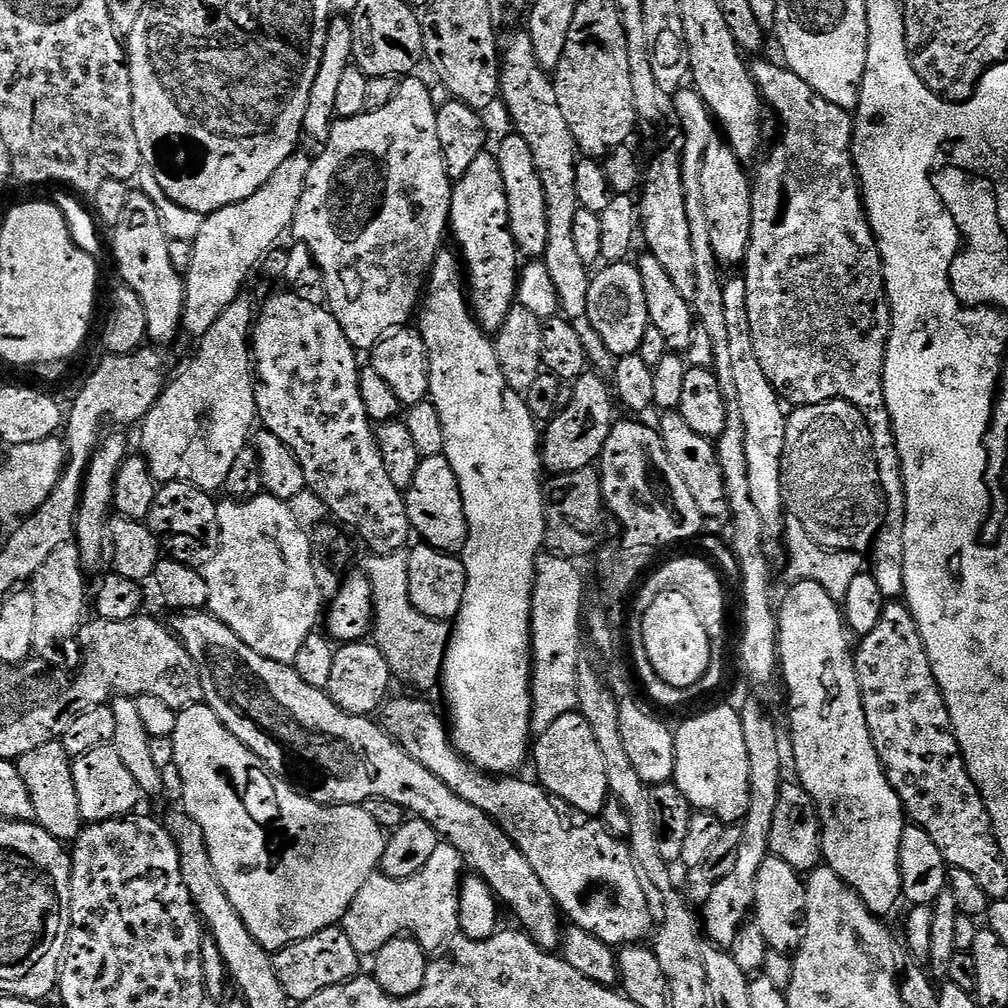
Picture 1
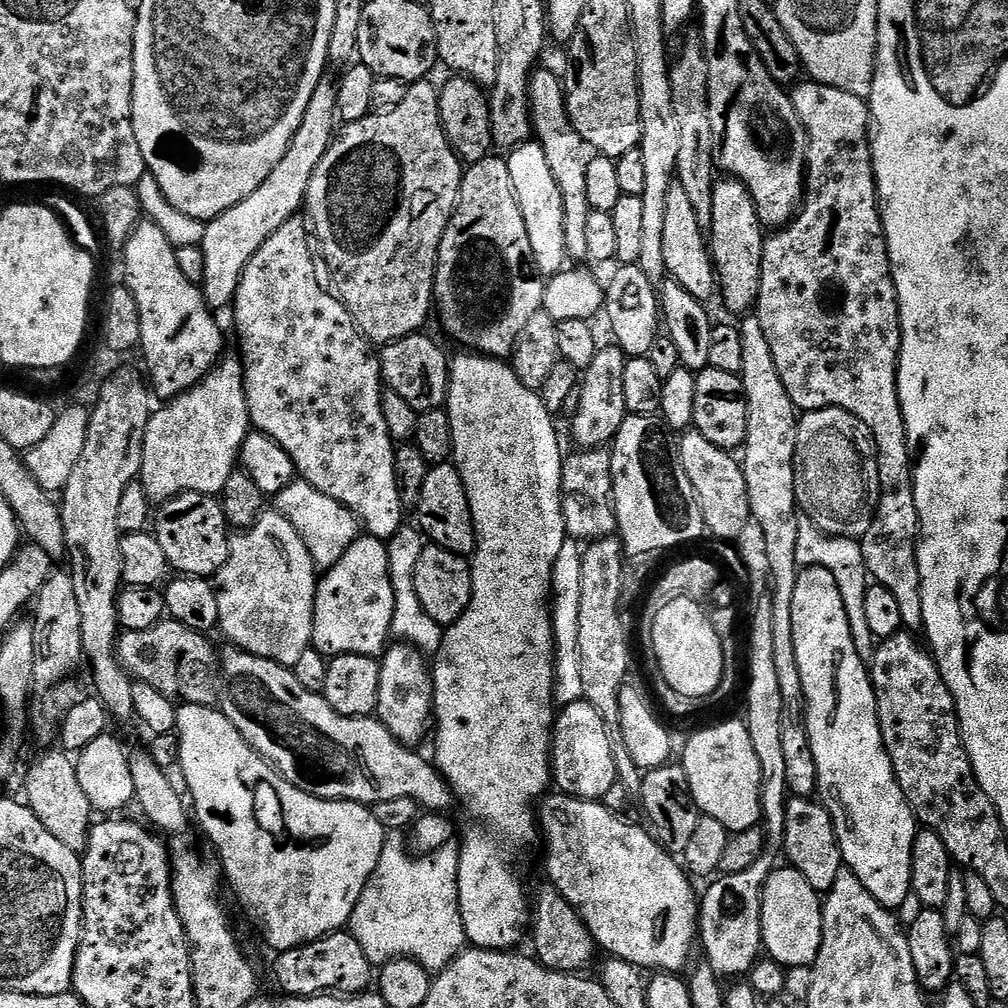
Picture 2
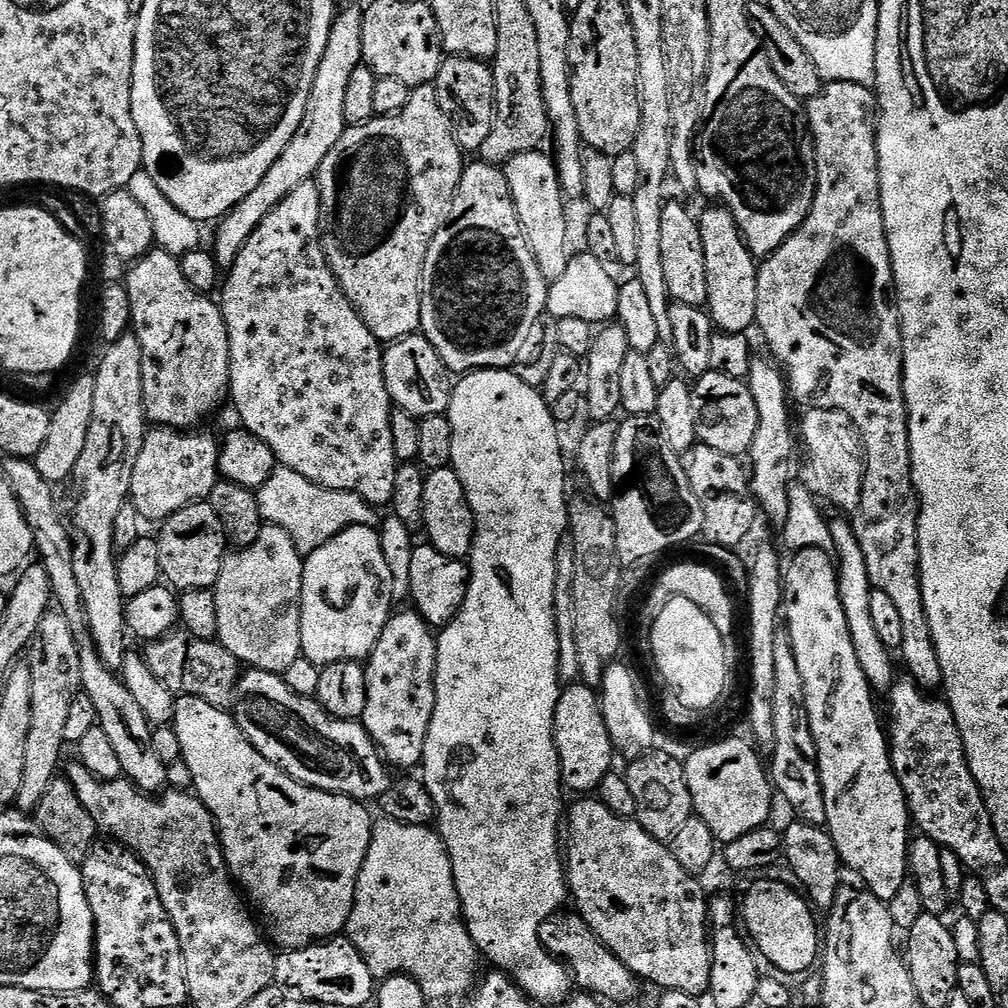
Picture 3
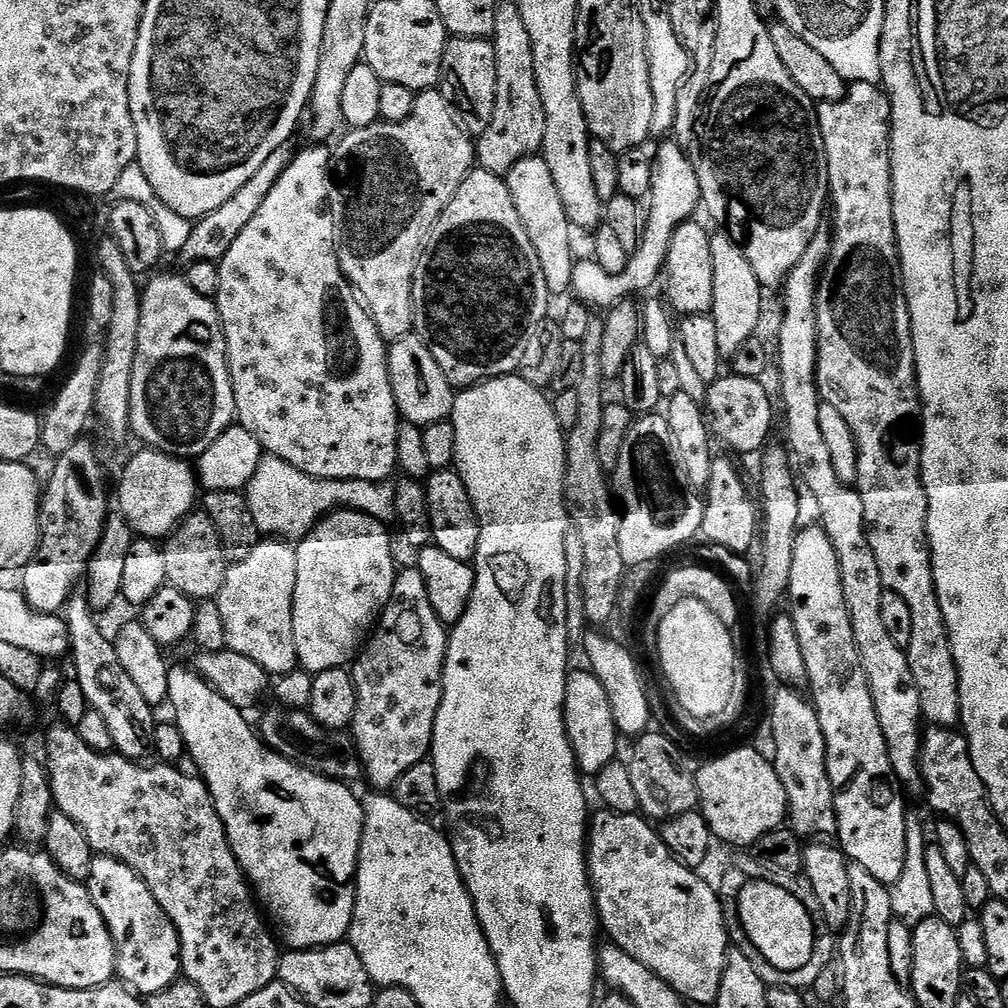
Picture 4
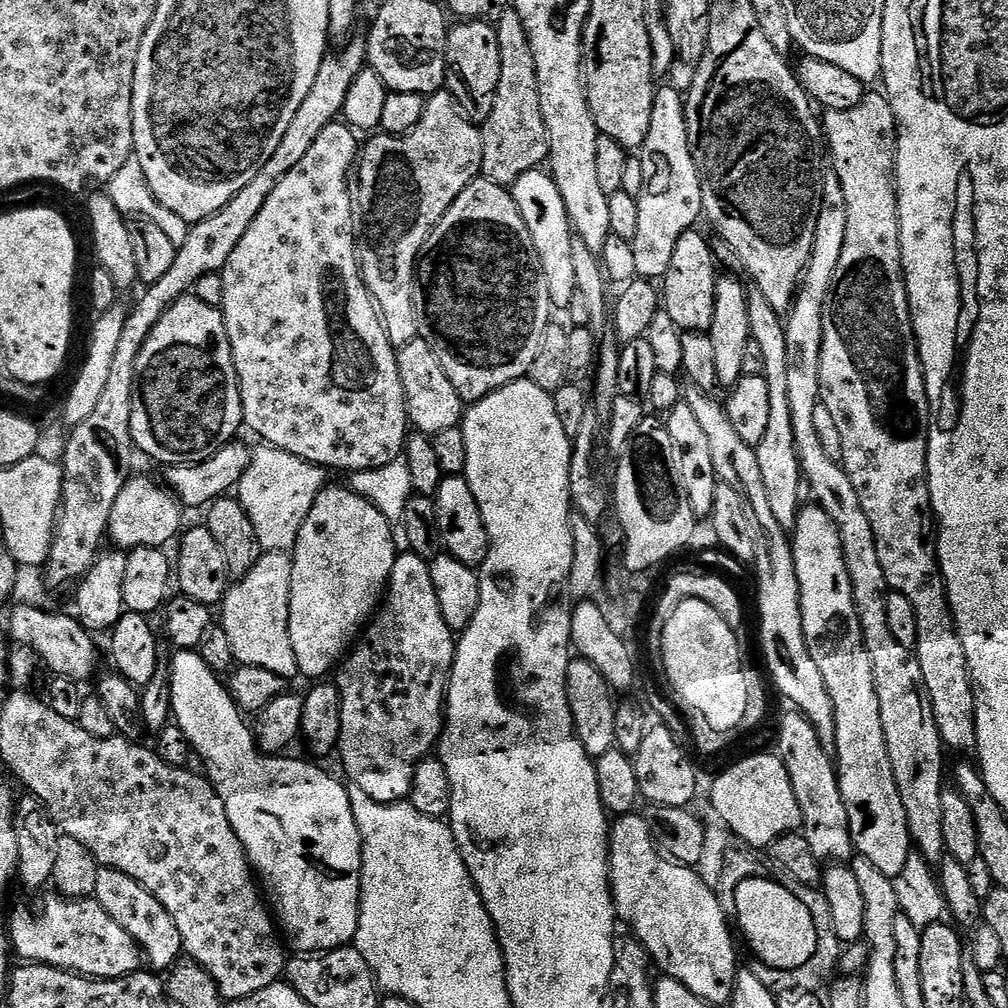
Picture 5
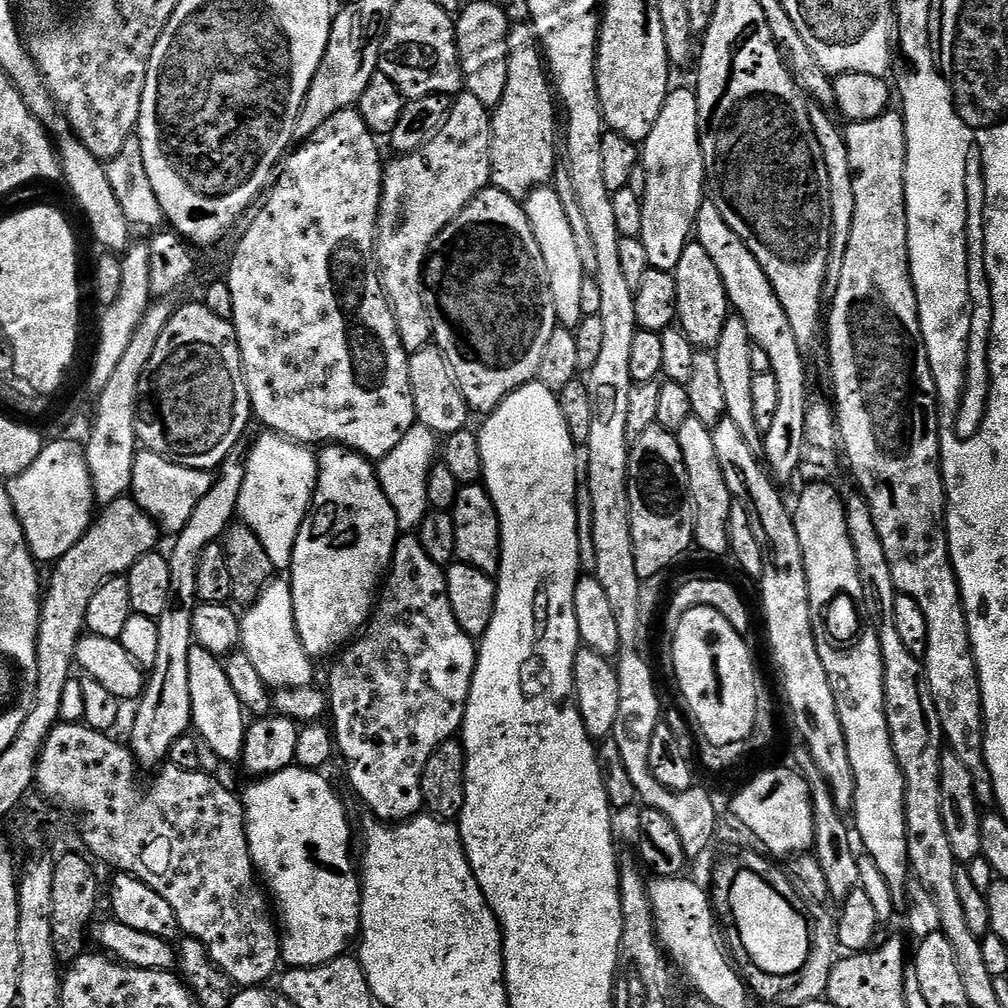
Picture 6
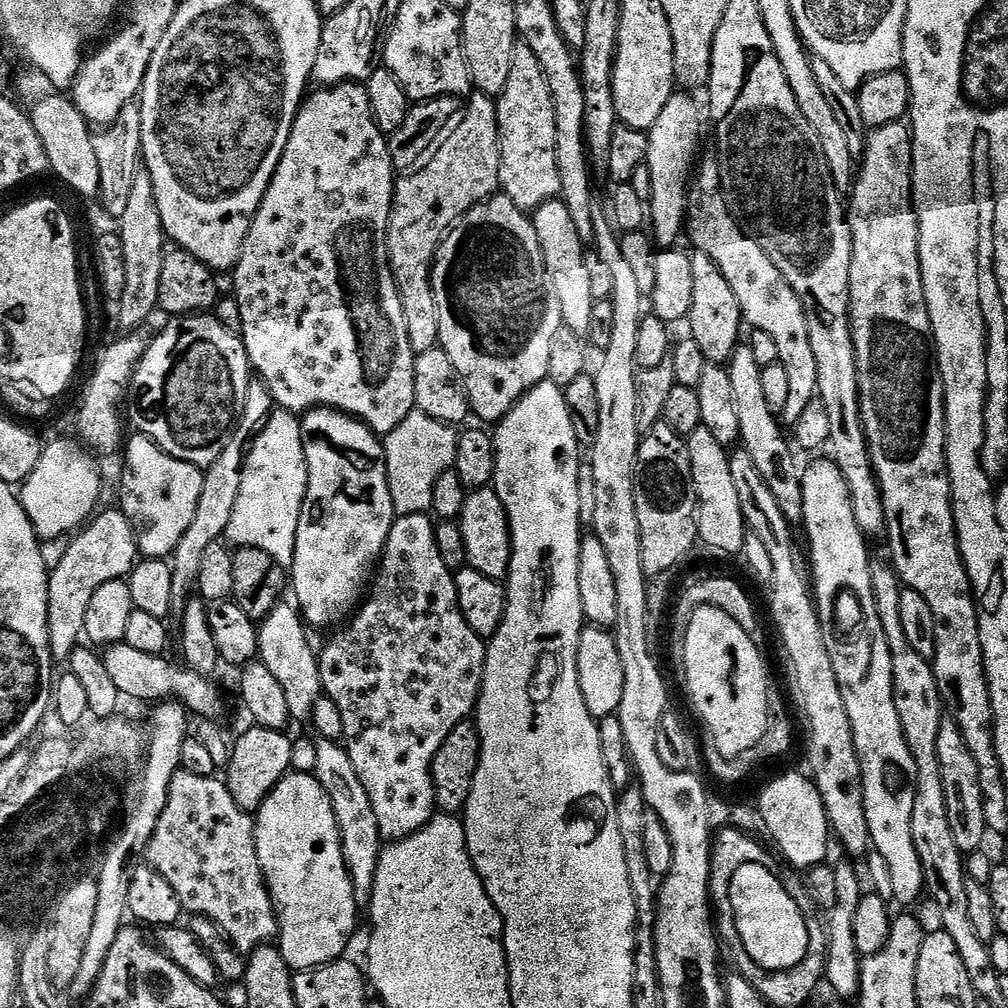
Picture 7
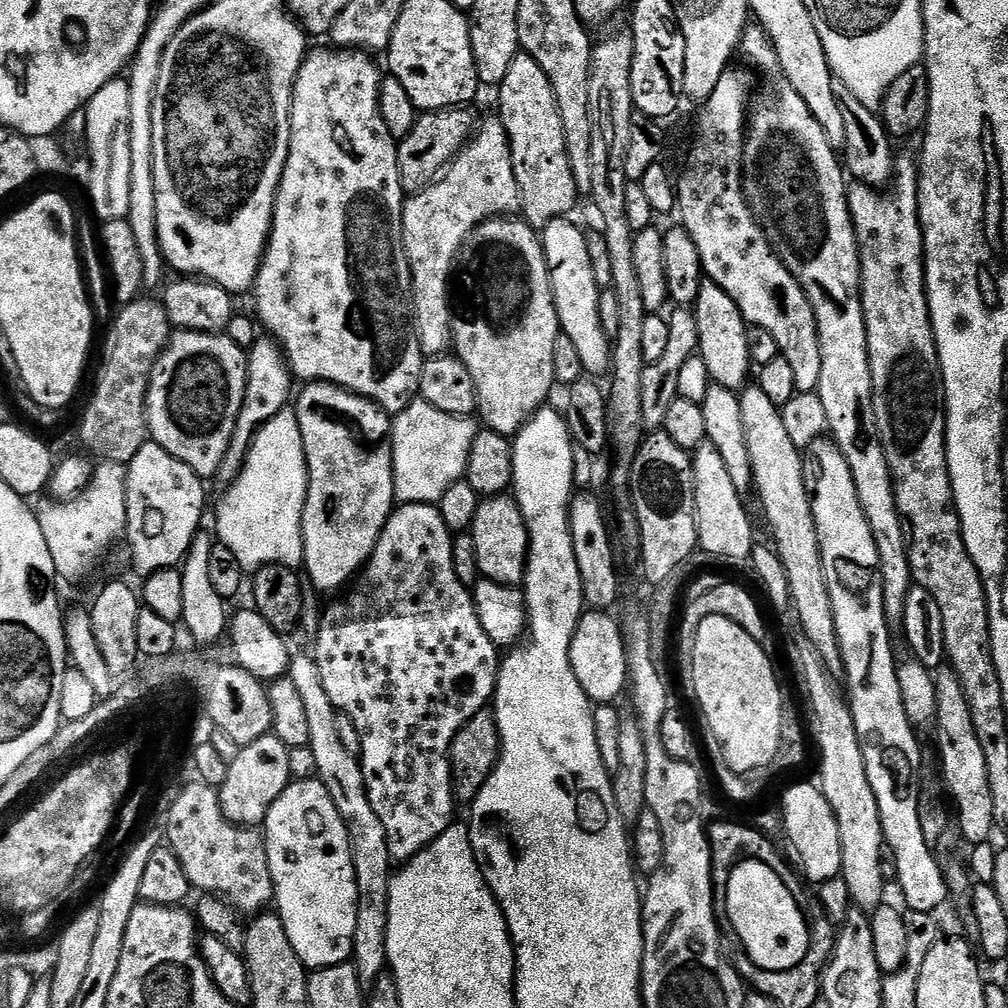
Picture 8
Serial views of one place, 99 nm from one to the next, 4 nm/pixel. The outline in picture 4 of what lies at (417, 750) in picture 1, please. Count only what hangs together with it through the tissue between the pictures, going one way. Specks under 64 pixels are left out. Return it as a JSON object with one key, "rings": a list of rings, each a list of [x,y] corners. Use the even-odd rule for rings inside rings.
{"rings":[[[603,815],[591,817],[587,853],[588,874],[596,894],[596,911],[602,917],[606,936],[608,932],[607,939],[642,962],[642,966],[654,970],[654,974],[665,980],[685,1001],[715,1005],[730,951],[717,889],[713,885],[711,888],[700,877],[699,871],[676,859],[662,842],[659,831],[643,815]]]}

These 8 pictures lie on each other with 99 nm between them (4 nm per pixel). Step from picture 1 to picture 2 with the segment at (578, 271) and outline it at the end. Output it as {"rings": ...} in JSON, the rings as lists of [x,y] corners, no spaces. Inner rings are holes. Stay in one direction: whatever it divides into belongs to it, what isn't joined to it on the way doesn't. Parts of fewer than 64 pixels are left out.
{"rings":[[[543,66],[537,67],[533,71],[532,77],[528,80],[528,105],[530,106],[530,114],[532,115],[532,135],[535,143],[540,144],[542,154],[546,154],[546,162],[550,166],[550,170],[558,182],[558,190],[562,194],[564,227],[569,233],[583,233],[584,223],[590,211],[588,199],[586,198],[586,178],[584,177],[586,174],[586,163],[583,159],[580,160],[580,151],[585,151],[586,145],[584,139],[574,130],[574,126],[568,117],[561,77],[559,75],[555,76],[548,68],[543,68]]]}

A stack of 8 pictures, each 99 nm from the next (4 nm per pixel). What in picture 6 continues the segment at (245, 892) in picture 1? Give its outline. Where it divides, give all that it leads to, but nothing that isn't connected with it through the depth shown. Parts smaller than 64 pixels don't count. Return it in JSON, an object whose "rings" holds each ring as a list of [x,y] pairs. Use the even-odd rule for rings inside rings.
{"rings":[[[193,646],[190,650],[190,702],[192,703],[192,728],[195,735],[217,756],[224,760],[227,756],[239,757],[244,751],[244,733],[246,731],[246,713],[238,702],[238,694],[230,687],[230,678],[226,678],[226,670],[221,657],[210,654],[210,650],[202,650]],[[283,768],[273,776],[252,782],[242,792],[242,803],[252,863],[274,901],[275,911],[276,908],[280,911],[278,928],[282,933],[280,955],[283,963],[288,968],[313,968],[345,955],[360,931],[362,880],[357,865],[356,868],[352,865],[352,828],[348,825],[348,812],[331,782],[324,774],[310,768]]]}

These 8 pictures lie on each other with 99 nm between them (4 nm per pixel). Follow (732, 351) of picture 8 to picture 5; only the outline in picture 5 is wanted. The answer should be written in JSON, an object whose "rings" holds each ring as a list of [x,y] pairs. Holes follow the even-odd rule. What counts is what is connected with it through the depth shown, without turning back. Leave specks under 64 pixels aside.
{"rings":[[[700,230],[682,234],[678,246],[674,249],[674,258],[670,270],[662,278],[662,308],[674,318],[681,333],[708,332],[714,322],[714,304],[716,302],[716,282],[718,279],[718,261],[713,245],[708,245]]]}

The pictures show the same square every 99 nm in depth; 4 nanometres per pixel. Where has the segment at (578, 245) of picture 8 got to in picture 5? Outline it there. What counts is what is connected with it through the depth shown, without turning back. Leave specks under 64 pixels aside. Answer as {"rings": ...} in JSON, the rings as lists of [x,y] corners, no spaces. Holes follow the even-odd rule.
{"rings":[[[535,168],[526,174],[522,174],[510,186],[510,191],[530,234],[534,238],[534,250],[538,250],[540,261],[546,274],[546,286],[550,286],[550,298],[553,309],[568,308],[572,304],[572,299],[577,299],[576,291],[576,271],[574,270],[574,229],[570,218],[566,214],[566,202],[562,202],[562,194],[556,185],[551,171]]]}

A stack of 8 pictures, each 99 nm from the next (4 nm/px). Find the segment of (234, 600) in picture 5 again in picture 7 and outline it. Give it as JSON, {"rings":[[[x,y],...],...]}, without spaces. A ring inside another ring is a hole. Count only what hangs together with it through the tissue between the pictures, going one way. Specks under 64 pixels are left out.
{"rings":[[[281,602],[259,625],[259,659],[268,667],[270,674],[278,678],[282,690],[286,690],[286,706],[290,706],[292,720],[311,721],[315,704],[322,697],[320,687],[320,661],[317,653],[312,653],[312,644],[308,641],[306,625],[297,609],[291,603]]]}

